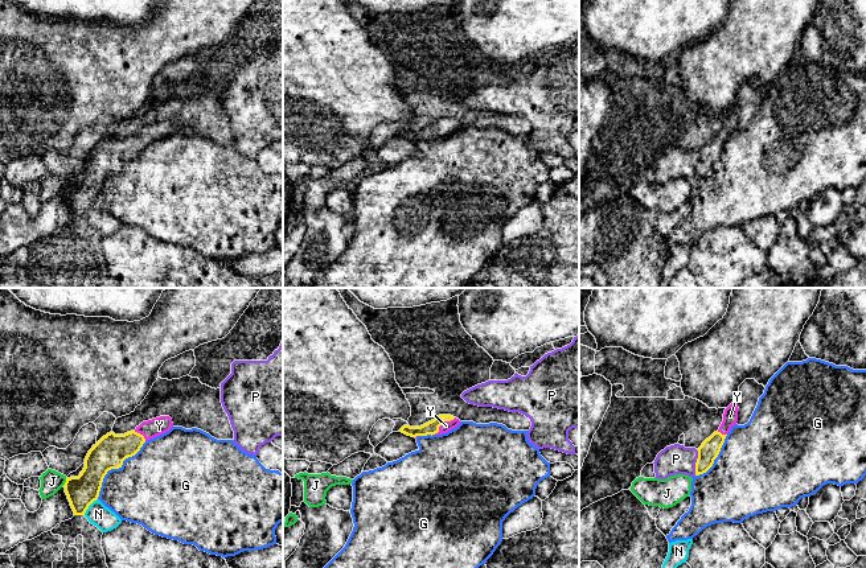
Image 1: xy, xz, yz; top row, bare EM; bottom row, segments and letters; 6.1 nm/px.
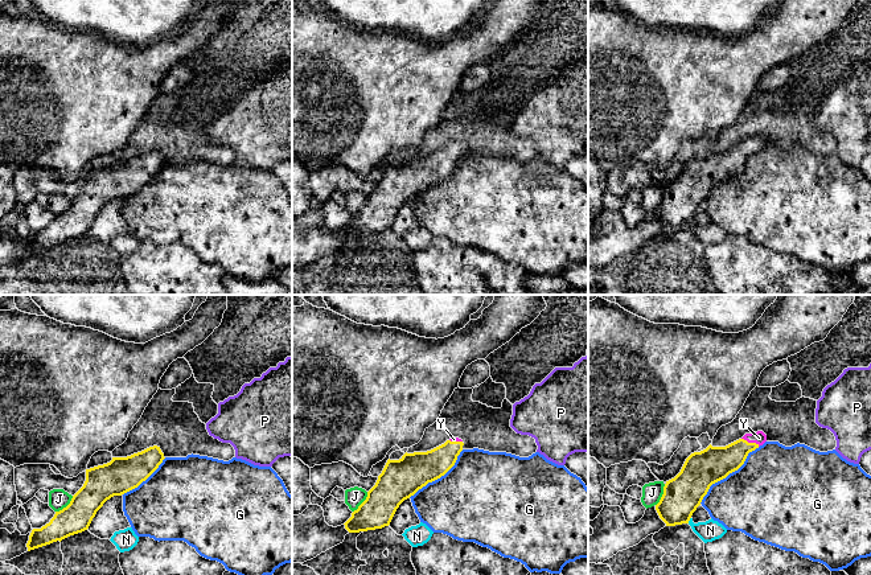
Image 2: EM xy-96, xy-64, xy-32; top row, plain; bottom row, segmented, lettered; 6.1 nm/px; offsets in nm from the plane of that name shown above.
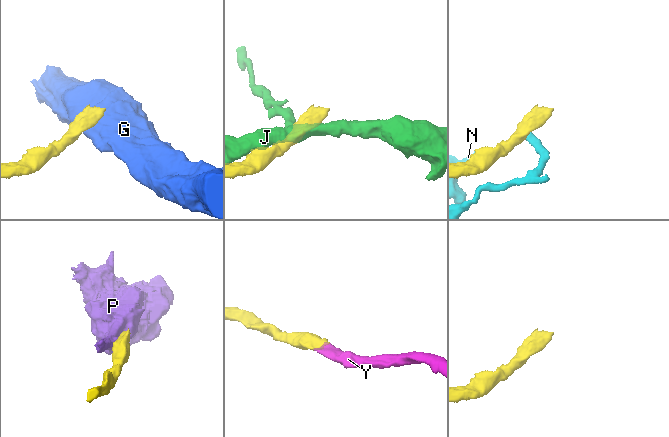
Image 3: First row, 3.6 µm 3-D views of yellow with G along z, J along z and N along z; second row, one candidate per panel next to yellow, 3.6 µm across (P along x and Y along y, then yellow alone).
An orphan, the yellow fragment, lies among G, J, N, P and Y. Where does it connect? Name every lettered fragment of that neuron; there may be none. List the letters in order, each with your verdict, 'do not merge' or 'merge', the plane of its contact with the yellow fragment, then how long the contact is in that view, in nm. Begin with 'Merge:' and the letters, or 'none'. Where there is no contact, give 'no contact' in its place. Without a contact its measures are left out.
Merge: Y
G: do not merge; contact in xy; length 460 nm
J: do not merge; contact in xy; length 60 nm
N: do not merge; contact in xy; length 130 nm
P: do not merge; contact in yz; length 160 nm
Y: merge; contact in xz; length 170 nm

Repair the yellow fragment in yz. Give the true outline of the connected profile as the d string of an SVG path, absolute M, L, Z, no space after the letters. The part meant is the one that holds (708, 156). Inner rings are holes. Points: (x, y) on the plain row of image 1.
M732 106L723 118L723 125L717 136L706 143L702 149L697 153L698 162L695 166L695 180L706 177L718 161L721 152L725 147L727 137L731 131L738 125L738 106Z

